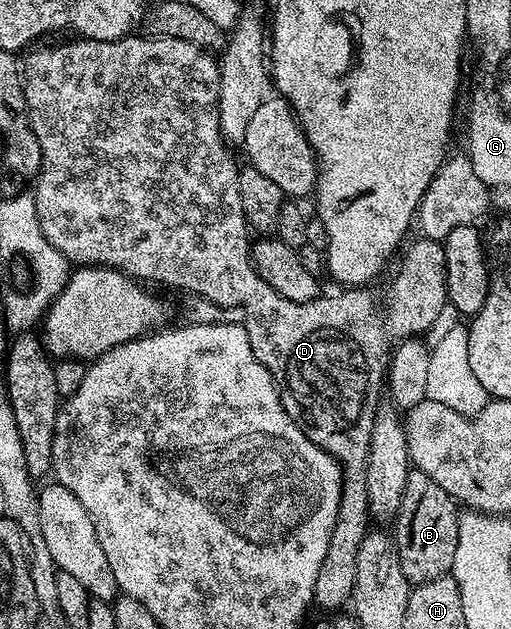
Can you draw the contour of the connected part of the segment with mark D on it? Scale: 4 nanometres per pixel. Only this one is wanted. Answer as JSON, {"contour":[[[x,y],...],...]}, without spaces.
{"contour":[[[130,35],[120,37],[117,41],[91,41],[88,39],[73,39],[66,45],[53,45],[50,49],[34,48],[26,61],[23,61],[23,84],[25,98],[29,108],[29,127],[41,148],[41,174],[35,179],[35,196],[37,198],[37,214],[39,227],[43,227],[43,235],[51,247],[55,247],[70,263],[77,267],[99,265],[117,269],[127,273],[134,279],[145,283],[158,281],[161,285],[170,285],[173,289],[186,289],[189,293],[197,293],[198,298],[210,301],[216,305],[238,305],[245,312],[244,326],[251,339],[251,351],[255,351],[255,359],[267,367],[273,376],[281,394],[281,402],[287,415],[302,426],[312,430],[313,442],[321,449],[326,449],[337,460],[345,474],[341,482],[341,502],[339,515],[335,523],[335,531],[331,535],[331,543],[327,549],[327,559],[319,569],[319,579],[315,579],[315,601],[319,606],[329,611],[341,611],[353,599],[355,587],[355,567],[359,559],[359,547],[363,543],[367,530],[370,528],[371,514],[367,499],[367,483],[365,482],[365,464],[369,458],[371,431],[375,423],[377,405],[383,399],[383,386],[387,381],[387,355],[392,354],[398,341],[406,341],[408,337],[421,337],[441,317],[441,312],[447,309],[449,292],[447,291],[447,271],[445,270],[445,246],[442,242],[433,241],[429,237],[418,236],[417,242],[405,253],[389,290],[385,293],[381,305],[369,287],[349,287],[337,291],[334,297],[322,295],[308,305],[291,303],[291,299],[283,299],[275,287],[271,287],[262,279],[253,266],[253,250],[251,248],[251,230],[249,221],[243,211],[243,199],[239,199],[239,165],[233,162],[230,146],[221,135],[219,127],[219,83],[221,82],[221,66],[218,58],[210,50],[195,47],[195,43],[187,43],[183,39],[167,39],[166,37],[150,37],[148,35]]]}

